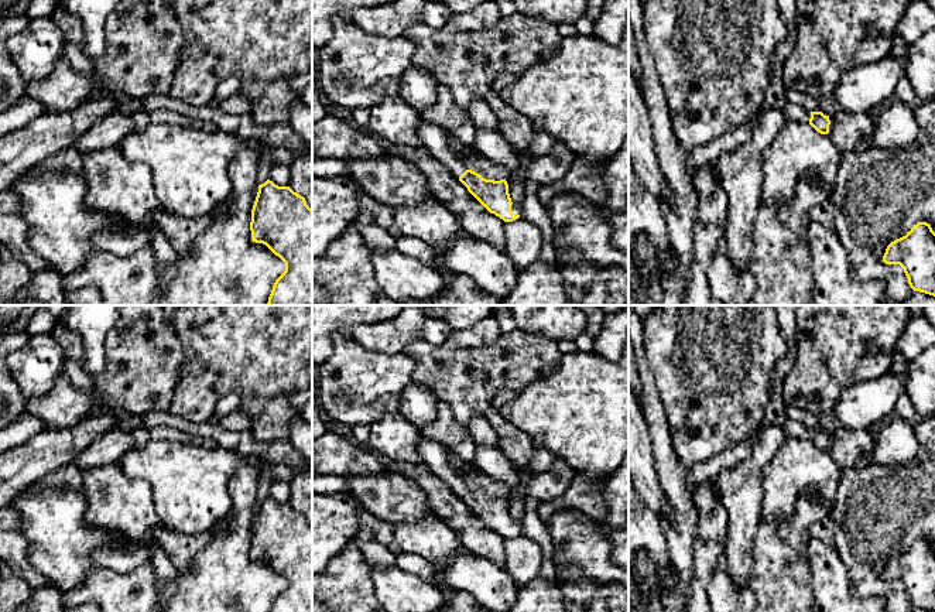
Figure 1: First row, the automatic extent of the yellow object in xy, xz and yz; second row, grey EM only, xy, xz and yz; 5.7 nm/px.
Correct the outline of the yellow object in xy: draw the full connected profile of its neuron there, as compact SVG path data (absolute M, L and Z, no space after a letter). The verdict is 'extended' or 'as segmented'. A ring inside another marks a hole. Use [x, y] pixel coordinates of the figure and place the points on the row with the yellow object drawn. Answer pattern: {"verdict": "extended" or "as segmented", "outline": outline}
{"verdict": "as segmented", "outline": "M267 180L258 185L251 209L253 242L266 245L285 263L285 271L275 280L267 305L312 305L312 209L290 187Z"}

